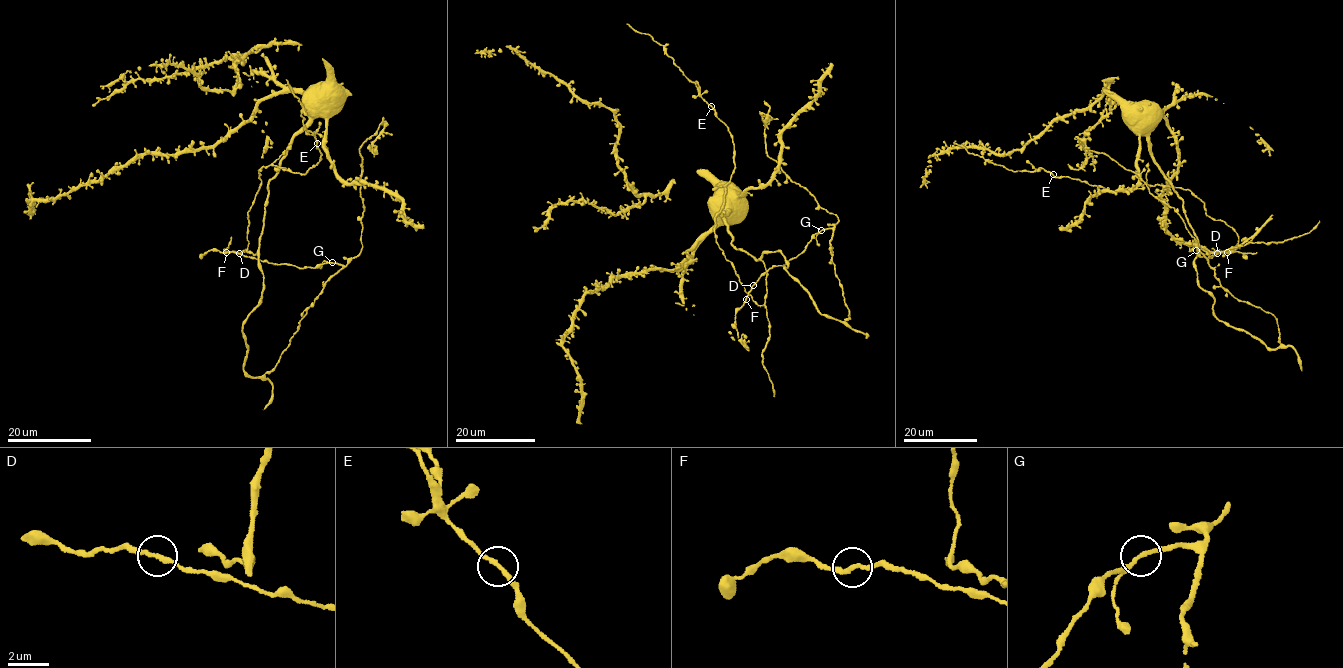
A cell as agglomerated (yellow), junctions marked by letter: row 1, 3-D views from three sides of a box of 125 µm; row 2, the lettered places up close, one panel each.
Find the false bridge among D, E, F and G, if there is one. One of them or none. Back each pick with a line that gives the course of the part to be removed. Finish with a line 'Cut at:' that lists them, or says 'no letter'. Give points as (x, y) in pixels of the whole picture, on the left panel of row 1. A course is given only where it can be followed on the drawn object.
Cut at: no letter

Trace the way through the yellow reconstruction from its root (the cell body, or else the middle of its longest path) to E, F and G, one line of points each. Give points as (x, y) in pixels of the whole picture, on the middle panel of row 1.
E: (730, 199), (720, 193), (730, 203), (731, 242), (764, 266), (762, 306), (716, 241), (734, 151), (711, 106)
F: (730, 199), (720, 193), (734, 247), (757, 260), (779, 250), (819, 312), (849, 318), (831, 228), (745, 299)
G: (730, 199), (720, 193), (734, 247), (757, 260), (779, 250), (819, 312), (844, 322), (833, 231), (821, 230)

